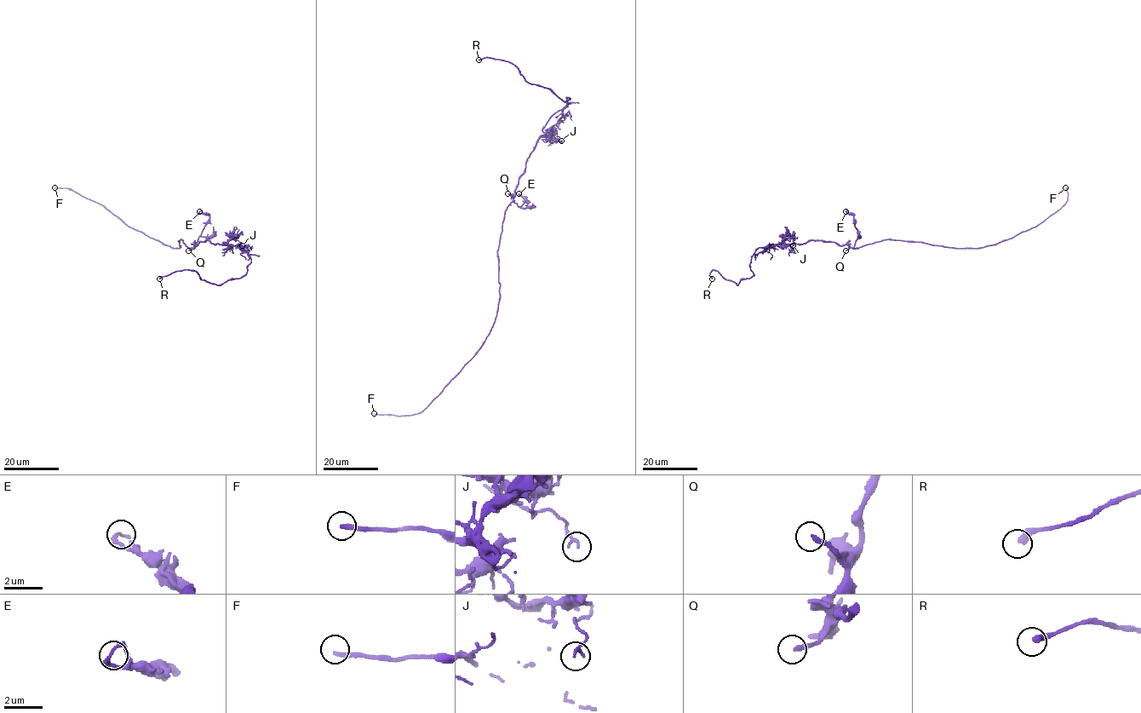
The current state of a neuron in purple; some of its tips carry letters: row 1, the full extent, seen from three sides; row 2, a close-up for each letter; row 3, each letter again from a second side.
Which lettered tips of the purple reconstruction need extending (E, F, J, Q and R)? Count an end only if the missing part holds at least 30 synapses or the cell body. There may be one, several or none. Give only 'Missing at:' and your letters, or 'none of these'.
Missing at: F, R

